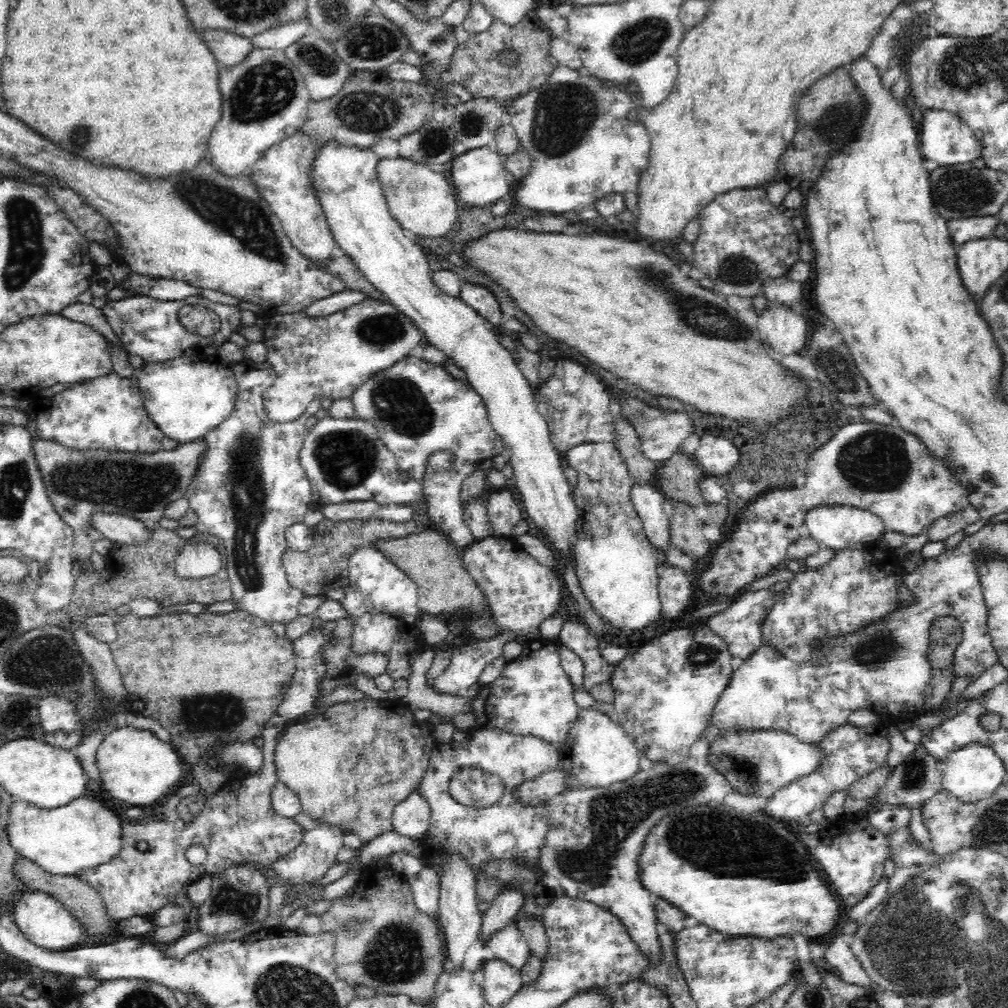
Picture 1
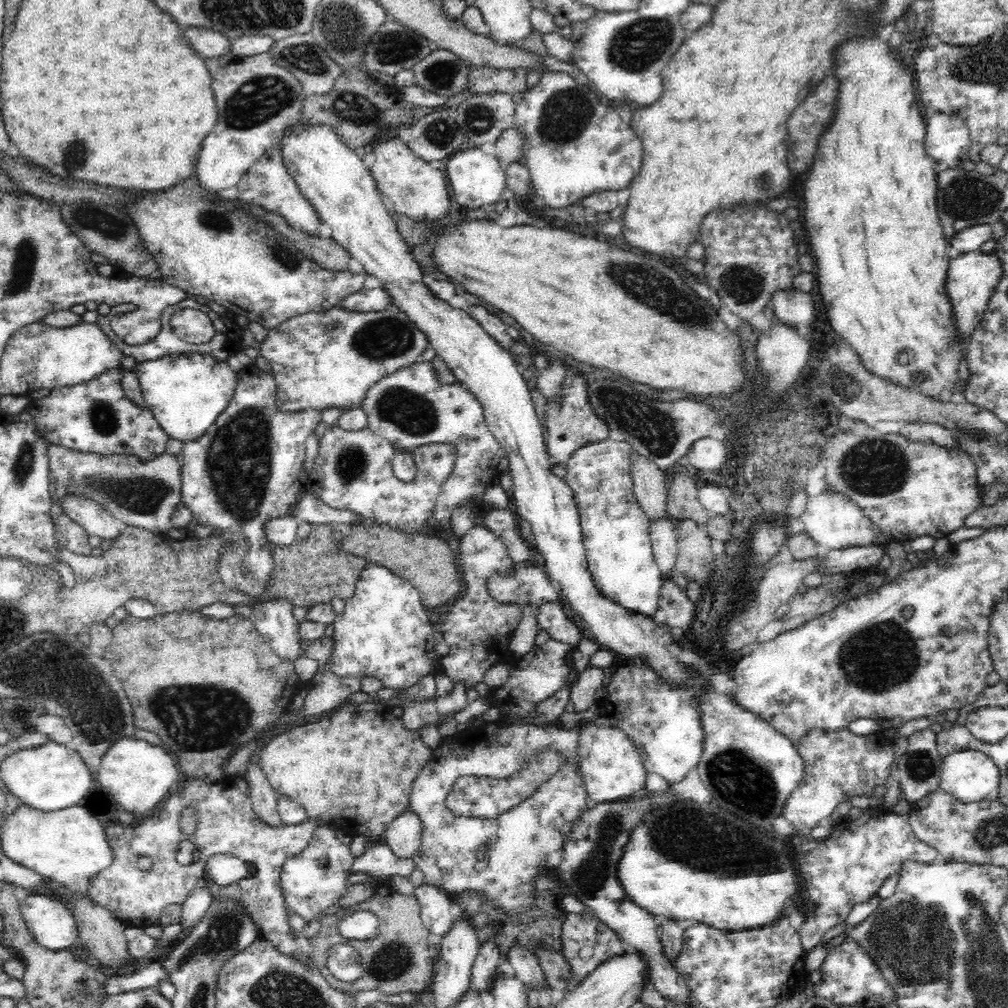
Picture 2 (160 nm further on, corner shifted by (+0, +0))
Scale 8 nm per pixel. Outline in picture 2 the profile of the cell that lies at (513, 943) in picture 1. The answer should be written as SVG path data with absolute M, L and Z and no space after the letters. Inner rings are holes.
M512 944L506 950L506 958L515 970L515 977L519 978L526 987L542 983L546 986L546 975L542 971L542 965L529 948L521 944Z

